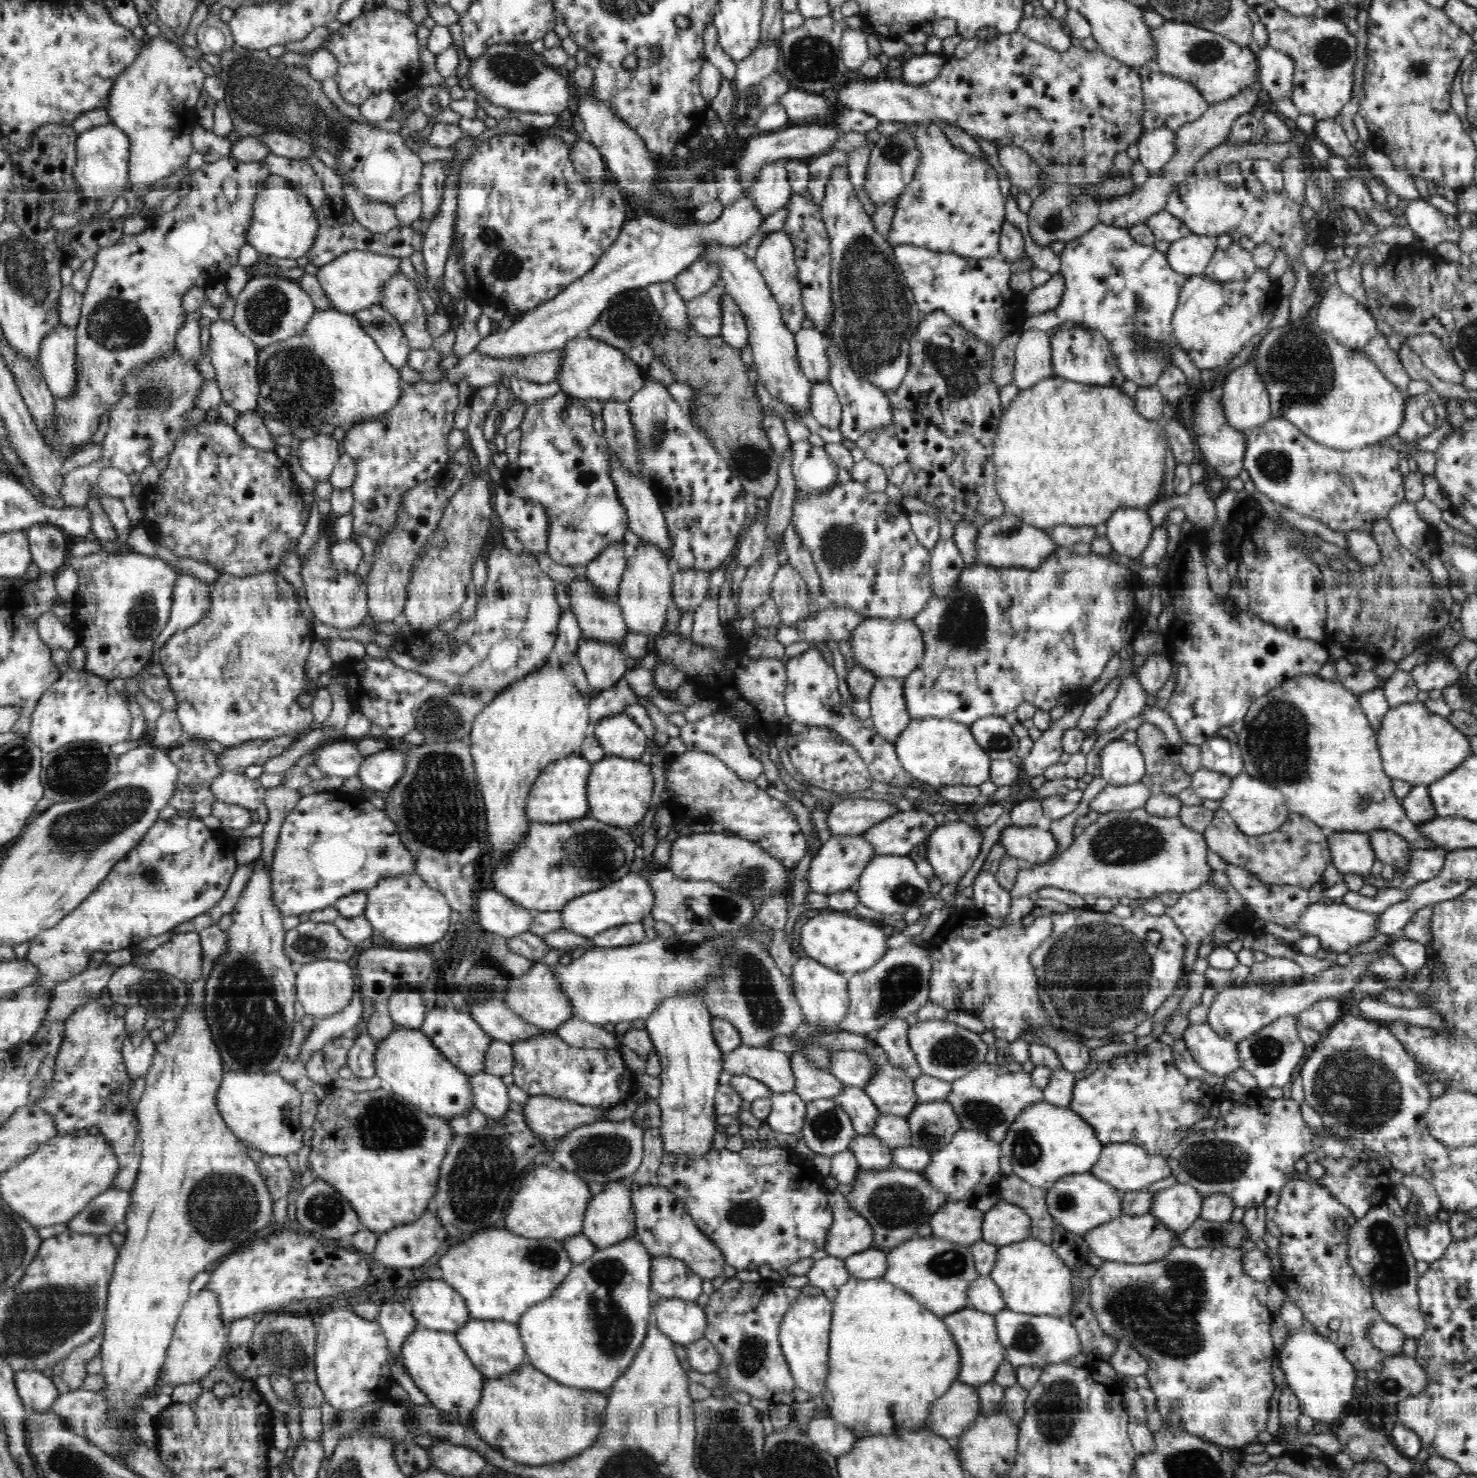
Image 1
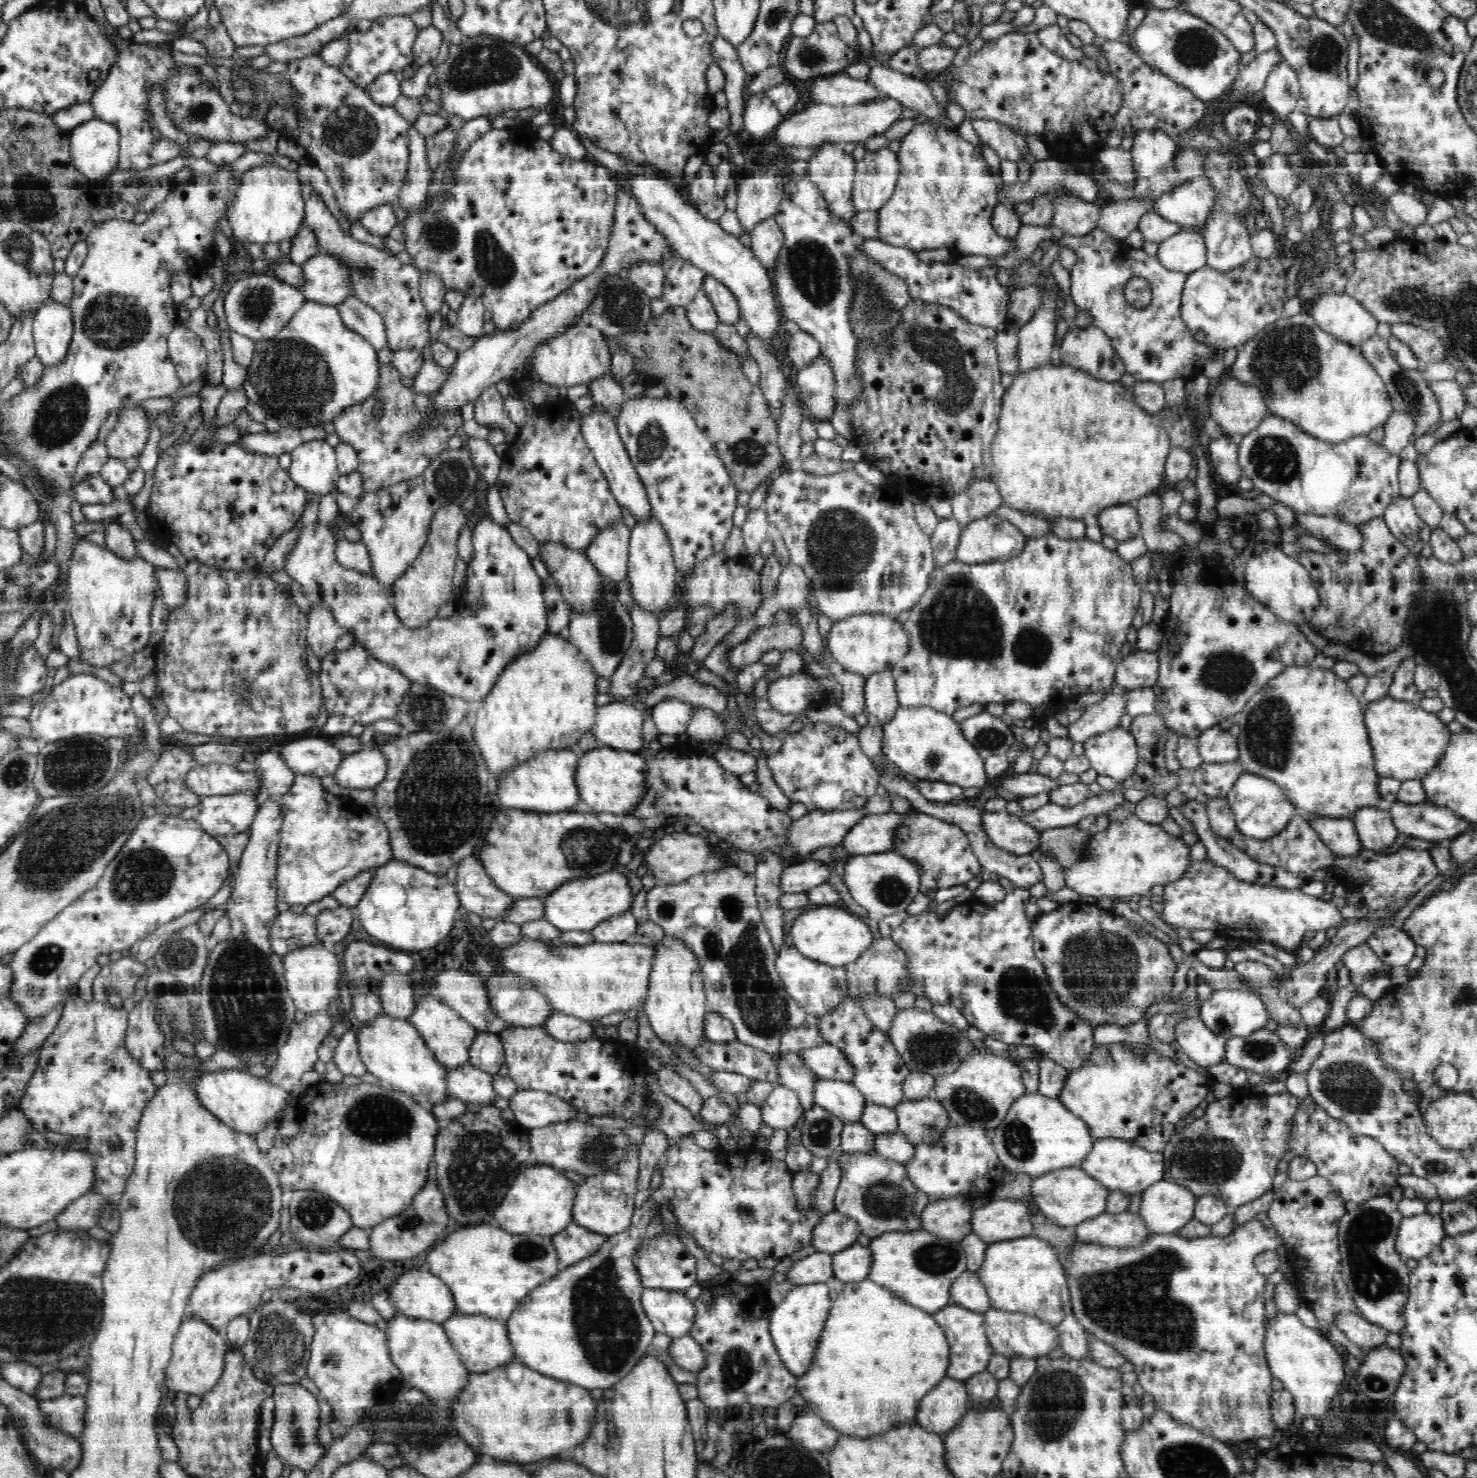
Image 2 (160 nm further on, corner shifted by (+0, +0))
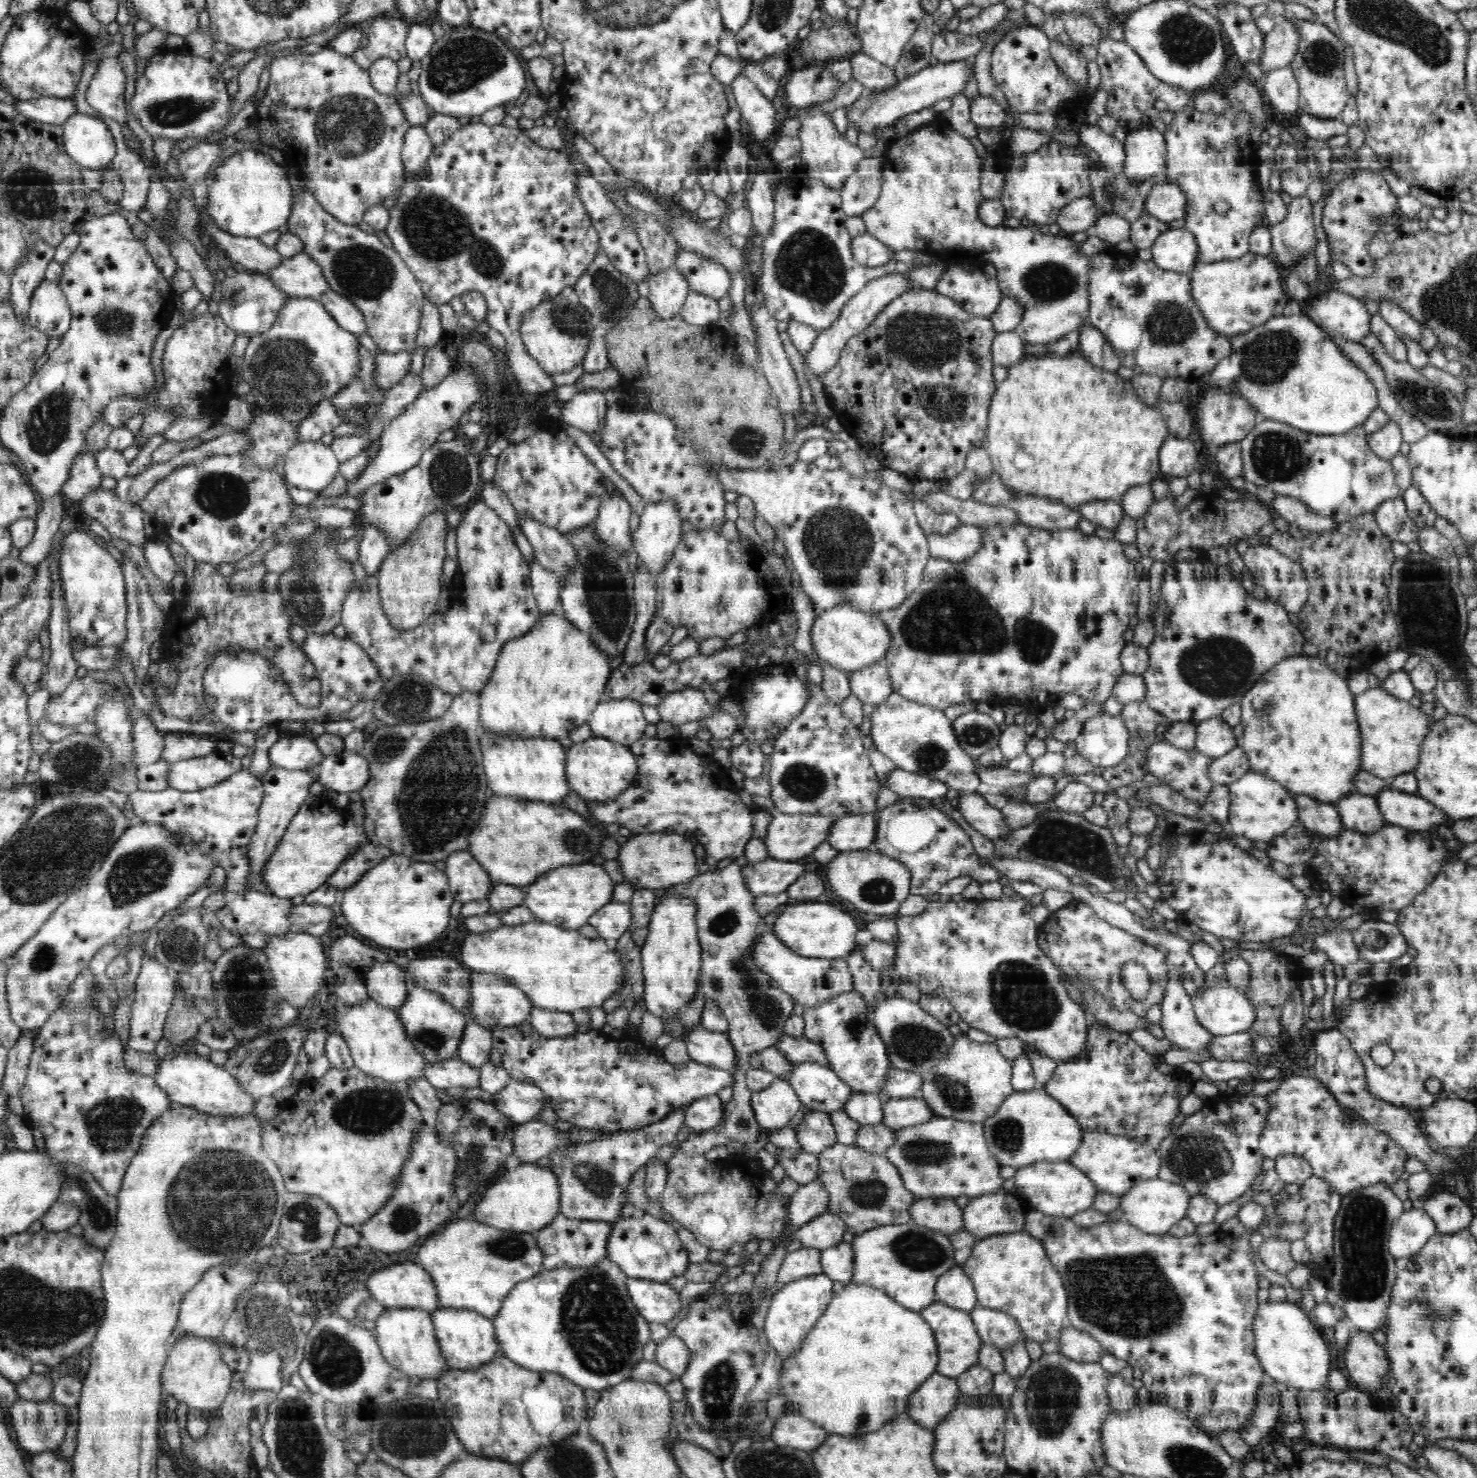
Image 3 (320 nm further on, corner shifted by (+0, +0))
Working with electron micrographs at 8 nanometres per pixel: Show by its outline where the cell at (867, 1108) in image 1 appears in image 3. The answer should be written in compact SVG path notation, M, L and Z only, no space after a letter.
M817 1062L793 1063L787 1081L796 1091L802 1106L812 1111L831 1113L843 1110L854 1091L829 1066Z

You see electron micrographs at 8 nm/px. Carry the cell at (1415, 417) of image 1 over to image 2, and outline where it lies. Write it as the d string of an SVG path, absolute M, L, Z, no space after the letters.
M1392 411L1386 422L1383 424L1384 437L1381 446L1392 454L1399 453L1413 442L1415 424L1411 416L1403 412Z

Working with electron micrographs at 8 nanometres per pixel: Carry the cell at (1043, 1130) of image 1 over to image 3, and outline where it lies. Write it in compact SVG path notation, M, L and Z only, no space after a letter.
M1043 1088L1014 1091L983 1123L989 1152L1001 1165L1015 1169L1040 1162L1069 1161L1080 1148L1085 1131L1055 1098Z

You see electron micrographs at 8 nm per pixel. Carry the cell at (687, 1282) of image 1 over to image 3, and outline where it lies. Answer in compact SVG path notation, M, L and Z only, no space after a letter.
M637 1212L628 1218L620 1217L612 1224L606 1253L610 1262L620 1267L626 1276L661 1283L683 1275L690 1264L688 1252L684 1250L677 1229L668 1223L668 1219L646 1212Z

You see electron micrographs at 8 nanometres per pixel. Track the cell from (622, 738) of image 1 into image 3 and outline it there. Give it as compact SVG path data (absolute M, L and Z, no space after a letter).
M602 699L592 712L592 720L586 725L593 736L602 737L629 747L642 739L646 722L642 704L632 699Z

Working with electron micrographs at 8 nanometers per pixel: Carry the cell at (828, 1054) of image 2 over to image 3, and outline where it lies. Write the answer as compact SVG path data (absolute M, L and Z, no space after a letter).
M782 1032L775 1047L792 1063L817 1062L829 1066L824 1050L806 1037L790 1037Z

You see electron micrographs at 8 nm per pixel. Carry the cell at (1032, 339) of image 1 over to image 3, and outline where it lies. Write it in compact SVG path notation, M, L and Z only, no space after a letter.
M937 121L929 123L914 129L911 133L906 136L892 139L887 141L887 151L883 156L885 160L885 171L883 178L882 192L880 192L880 198L876 202L875 206L861 214L864 225L866 225L866 233L874 236L877 240L880 240L886 247L890 247L895 252L898 251L920 251L928 256L934 256L941 261L948 262L949 259L955 260L966 260L966 258L981 258L982 264L992 264L995 268L995 278L1000 285L1000 290L1003 292L1003 297L1014 299L1024 314L1022 320L1016 326L1015 331L1018 336L1022 339L1024 344L1049 344L1058 341L1061 337L1066 336L1068 332L1074 332L1079 330L1082 326L1087 325L1089 318L1089 293L1088 293L1088 278L1090 278L1090 270L1092 270L1092 259L1090 255L1084 255L1078 251L1079 243L1074 242L1072 238L1067 234L1044 234L1040 232L1036 225L1031 225L1030 228L1026 228L1023 225L1016 230L1008 228L1006 226L987 226L982 223L979 219L978 208L980 204L984 202L984 197L980 193L980 174L982 174L983 160L978 155L976 148L970 142L970 138L962 136L959 132L956 132L948 124Z

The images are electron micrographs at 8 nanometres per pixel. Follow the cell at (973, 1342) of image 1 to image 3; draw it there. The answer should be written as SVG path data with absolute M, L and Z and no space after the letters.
M934 1302L920 1310L919 1313L931 1326L936 1339L938 1353L936 1372L955 1379L971 1366L979 1364L978 1353L984 1342L968 1311L948 1306L943 1302Z

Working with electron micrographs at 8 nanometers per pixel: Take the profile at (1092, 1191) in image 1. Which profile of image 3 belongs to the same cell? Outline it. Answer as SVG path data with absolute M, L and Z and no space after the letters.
M1068 1161L1040 1162L1020 1168L1015 1176L1016 1196L1029 1208L1057 1217L1072 1218L1077 1212L1090 1209L1098 1189L1079 1169Z

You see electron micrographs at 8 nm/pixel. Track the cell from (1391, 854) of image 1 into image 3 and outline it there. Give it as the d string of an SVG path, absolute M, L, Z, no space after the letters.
M1354 792L1339 798L1334 805L1340 813L1344 829L1372 834L1386 823L1376 799L1372 796Z

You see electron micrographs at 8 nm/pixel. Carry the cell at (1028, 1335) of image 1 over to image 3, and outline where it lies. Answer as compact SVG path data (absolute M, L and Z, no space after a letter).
M978 1304L969 1313L983 1342L994 1346L999 1351L1018 1341L1026 1340L1022 1336L1018 1321L1005 1312Z

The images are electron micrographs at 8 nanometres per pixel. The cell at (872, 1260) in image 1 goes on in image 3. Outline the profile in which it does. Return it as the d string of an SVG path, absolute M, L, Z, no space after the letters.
M842 1241L824 1249L822 1253L822 1271L832 1280L848 1284L854 1273L854 1253L851 1243Z

